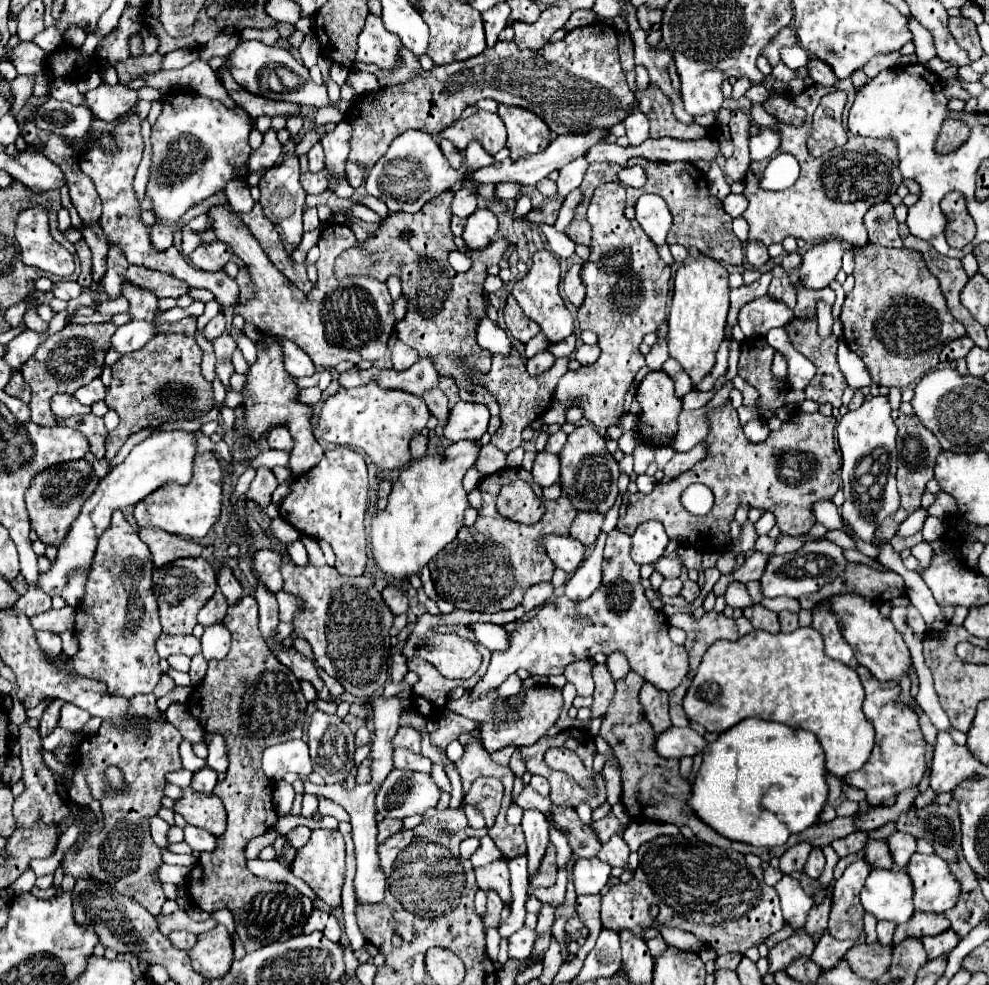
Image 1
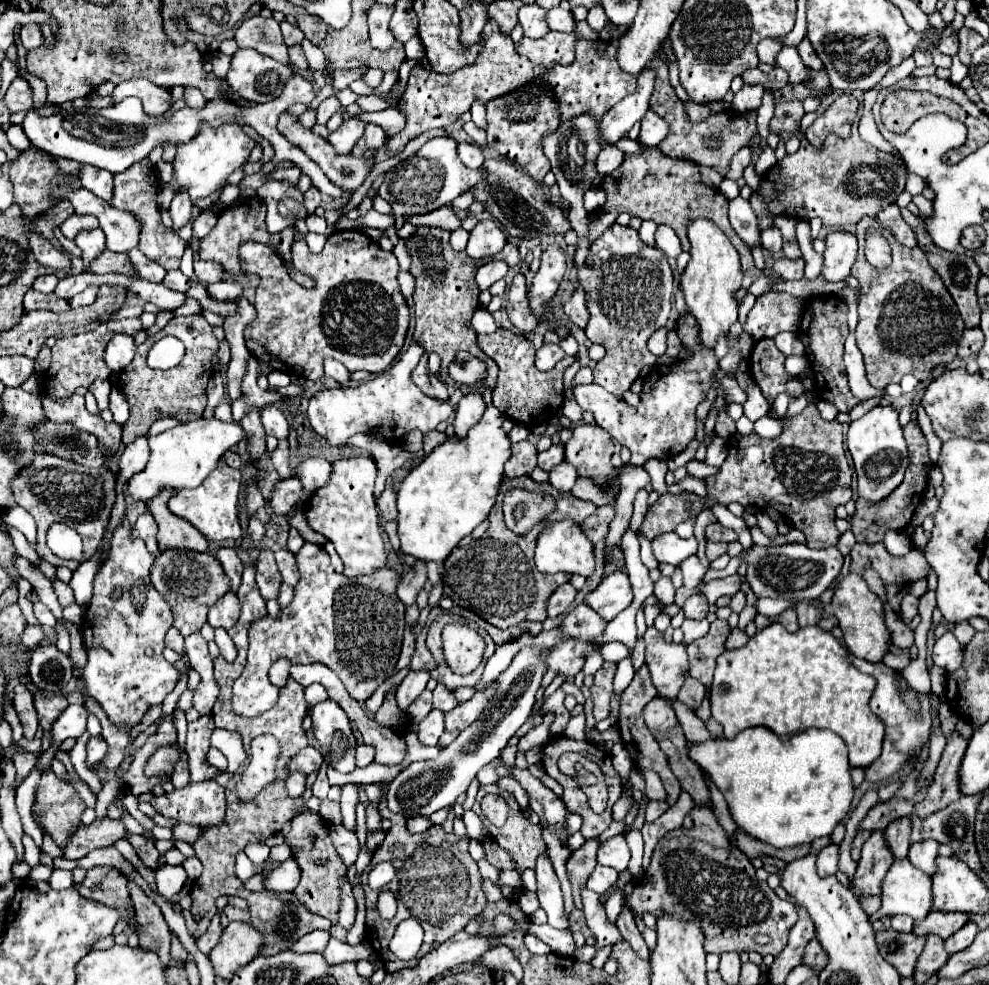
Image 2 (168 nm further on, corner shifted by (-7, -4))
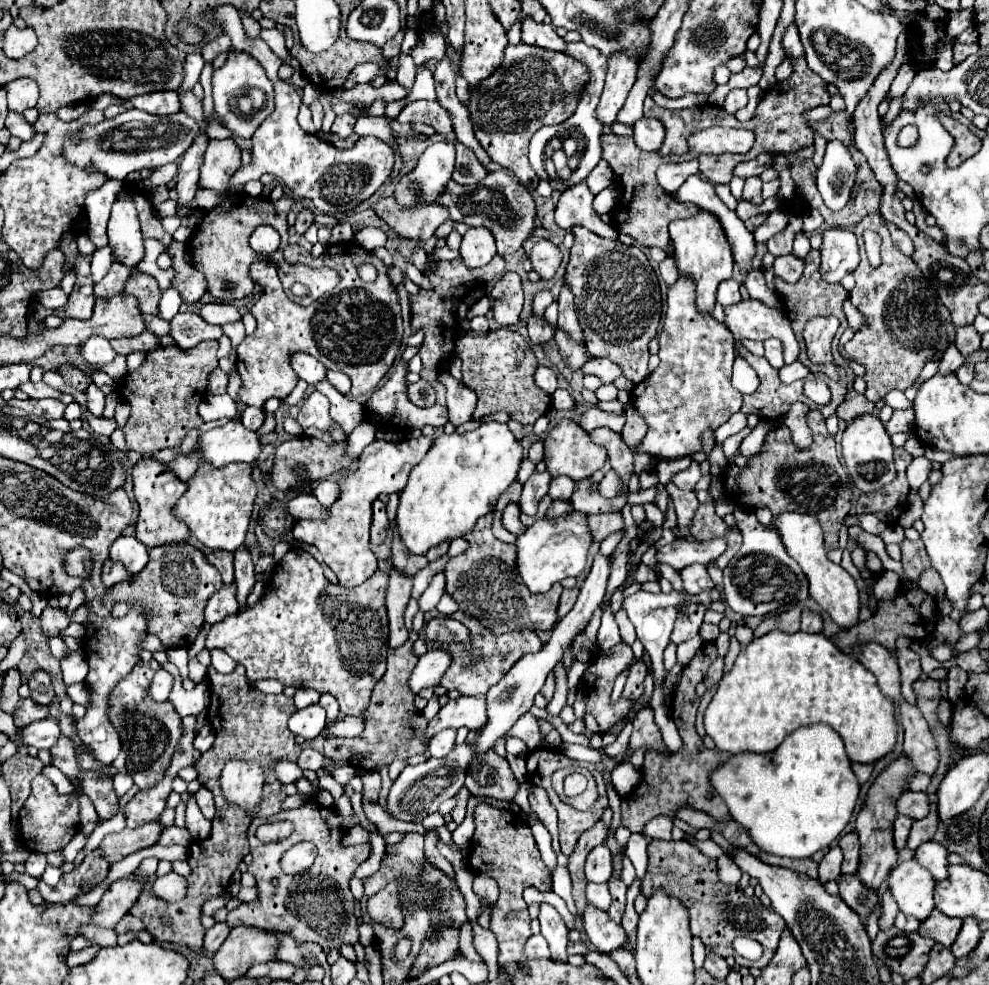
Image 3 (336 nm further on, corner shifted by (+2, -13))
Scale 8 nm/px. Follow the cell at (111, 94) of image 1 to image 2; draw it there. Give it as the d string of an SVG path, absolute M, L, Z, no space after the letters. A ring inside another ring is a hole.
M127 80L127 82L121 82L121 84L115 86L115 90L111 94L113 102L121 102L127 96L139 98L143 102L143 112L149 114L149 116L161 116L173 104L167 88L155 86L155 84L147 82L147 80Z

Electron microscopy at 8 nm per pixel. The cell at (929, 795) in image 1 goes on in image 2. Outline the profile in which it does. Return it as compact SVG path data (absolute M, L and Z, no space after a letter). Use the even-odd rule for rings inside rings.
M953 732L953 736L947 740L947 746L943 750L931 788L927 790L921 802L913 804L917 816L923 818L927 814L933 814L935 810L943 810L945 806L961 798L959 768L961 768L961 758L965 754L965 748L967 748L967 740L961 738L957 732Z

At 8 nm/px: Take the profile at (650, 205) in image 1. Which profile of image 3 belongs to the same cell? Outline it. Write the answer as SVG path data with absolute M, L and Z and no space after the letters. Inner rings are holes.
M586 183L568 187L560 195L560 201L556 205L556 223L564 229L570 229L572 225L582 225L600 237L616 239L618 231L612 225L602 223L602 219L592 207L592 199L594 195L590 195Z

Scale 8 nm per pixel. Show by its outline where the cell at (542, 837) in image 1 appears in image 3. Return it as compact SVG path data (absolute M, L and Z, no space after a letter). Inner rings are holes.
M542 903L540 907L540 925L542 925L542 935L546 937L548 945L550 945L550 951L552 951L552 959L554 961L566 961L568 959L568 953L566 953L566 947L568 947L568 929L564 925L564 919L560 917L560 913Z

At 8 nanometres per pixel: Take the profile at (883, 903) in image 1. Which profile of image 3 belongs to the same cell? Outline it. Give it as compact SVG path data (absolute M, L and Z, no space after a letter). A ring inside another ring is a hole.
M906 861L892 869L890 891L898 903L898 909L924 921L934 909L934 877L918 861Z

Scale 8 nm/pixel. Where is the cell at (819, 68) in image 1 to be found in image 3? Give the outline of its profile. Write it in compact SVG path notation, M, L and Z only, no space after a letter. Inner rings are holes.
M788 25L784 37L782 37L782 47L786 51L788 57L794 57L794 55L804 55L804 49L802 43L800 43L800 37L798 37L798 29L796 25Z

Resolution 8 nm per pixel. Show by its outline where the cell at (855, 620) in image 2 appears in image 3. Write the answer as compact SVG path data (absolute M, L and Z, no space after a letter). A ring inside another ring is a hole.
M782 513L778 517L774 517L772 521L774 529L778 531L788 555L792 559L798 561L798 565L802 567L808 585L810 585L810 595L814 597L814 601L830 613L830 617L840 625L840 627L854 627L858 623L858 613L860 613L860 601L858 601L858 587L856 581L852 579L852 575L848 571L844 571L840 565L834 565L828 557L826 557L826 549L824 549L824 535L822 535L822 527L816 515L808 515L808 513Z

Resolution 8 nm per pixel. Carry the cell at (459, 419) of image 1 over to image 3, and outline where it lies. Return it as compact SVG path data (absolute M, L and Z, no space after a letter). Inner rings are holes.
M442 373L440 381L446 387L446 407L450 415L450 423L456 427L470 421L472 413L476 409L476 393L462 385L458 379L454 379L450 373Z

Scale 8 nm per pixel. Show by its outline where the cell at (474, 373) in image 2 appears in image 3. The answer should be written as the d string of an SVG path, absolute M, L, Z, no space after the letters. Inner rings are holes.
M500 327L480 337L464 335L458 339L456 347L462 359L462 383L478 395L478 407L472 419L508 411L512 420L522 425L533 425L550 409L550 397L534 383L534 373L538 369L536 355L518 331Z

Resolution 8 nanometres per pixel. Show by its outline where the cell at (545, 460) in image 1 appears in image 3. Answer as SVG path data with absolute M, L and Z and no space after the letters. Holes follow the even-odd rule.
M556 477L556 479L552 479L550 491L548 491L548 495L550 495L552 499L570 501L572 493L574 493L574 481L572 481L570 477Z

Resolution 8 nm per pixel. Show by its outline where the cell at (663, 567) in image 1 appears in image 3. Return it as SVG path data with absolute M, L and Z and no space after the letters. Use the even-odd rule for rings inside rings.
M690 565L690 567L682 569L680 575L682 575L682 581L684 581L684 589L690 595L698 595L702 591L714 589L714 581L710 579L704 565Z

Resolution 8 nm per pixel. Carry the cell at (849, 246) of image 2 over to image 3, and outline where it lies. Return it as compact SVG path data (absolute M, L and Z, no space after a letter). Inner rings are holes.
M826 229L822 243L820 273L828 283L838 283L858 267L858 245L852 231Z

